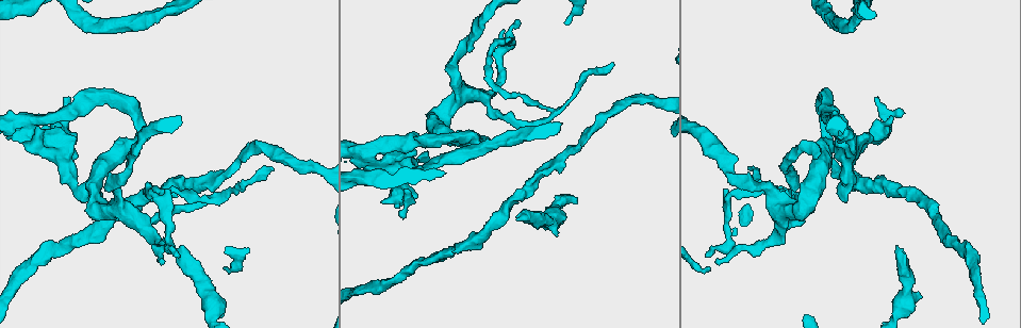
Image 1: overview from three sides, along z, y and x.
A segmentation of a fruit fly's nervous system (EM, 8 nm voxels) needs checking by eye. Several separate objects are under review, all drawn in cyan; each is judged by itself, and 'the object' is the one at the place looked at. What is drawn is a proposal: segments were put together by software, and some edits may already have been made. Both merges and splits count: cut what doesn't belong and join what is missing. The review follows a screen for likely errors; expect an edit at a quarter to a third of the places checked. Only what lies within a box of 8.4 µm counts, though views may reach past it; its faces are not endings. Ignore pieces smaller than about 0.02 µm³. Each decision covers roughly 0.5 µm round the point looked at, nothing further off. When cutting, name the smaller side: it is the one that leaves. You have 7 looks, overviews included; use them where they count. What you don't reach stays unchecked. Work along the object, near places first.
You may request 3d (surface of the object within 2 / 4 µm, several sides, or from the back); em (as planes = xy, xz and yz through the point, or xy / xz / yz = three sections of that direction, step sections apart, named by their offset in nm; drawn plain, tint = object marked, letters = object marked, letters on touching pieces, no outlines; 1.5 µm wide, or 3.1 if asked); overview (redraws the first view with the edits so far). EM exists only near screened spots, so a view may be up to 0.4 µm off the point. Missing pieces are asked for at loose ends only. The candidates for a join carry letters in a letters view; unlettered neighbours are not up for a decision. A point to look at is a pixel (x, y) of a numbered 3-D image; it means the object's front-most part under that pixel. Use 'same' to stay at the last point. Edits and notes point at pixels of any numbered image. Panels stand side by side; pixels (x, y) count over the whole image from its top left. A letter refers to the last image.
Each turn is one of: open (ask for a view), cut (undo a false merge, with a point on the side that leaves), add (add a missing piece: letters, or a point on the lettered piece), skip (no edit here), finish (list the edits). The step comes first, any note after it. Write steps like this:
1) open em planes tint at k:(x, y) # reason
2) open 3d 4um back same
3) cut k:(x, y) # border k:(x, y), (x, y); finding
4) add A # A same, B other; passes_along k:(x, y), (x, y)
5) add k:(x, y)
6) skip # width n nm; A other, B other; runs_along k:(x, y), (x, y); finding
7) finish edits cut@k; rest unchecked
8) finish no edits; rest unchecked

open em planes plain at 1:(732, 195) # sharp bend

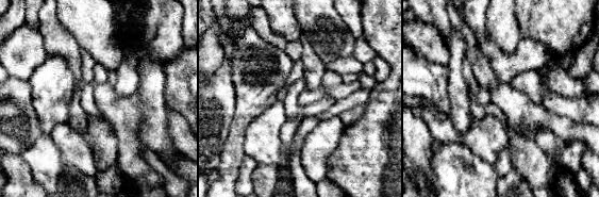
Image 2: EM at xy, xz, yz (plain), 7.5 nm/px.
open em planes tint same # with the object marked

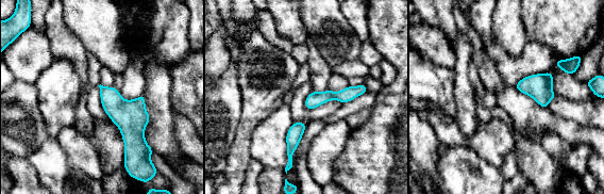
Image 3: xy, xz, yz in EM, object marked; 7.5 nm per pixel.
open em planes letters same

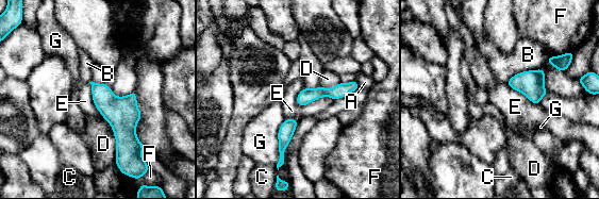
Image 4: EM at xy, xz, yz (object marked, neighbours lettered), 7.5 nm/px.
skip # A other, B other, C other, D other, E other, F other, G other; runs_along 4:(355, 85), (299, 101); one neuron here

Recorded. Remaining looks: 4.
open em xy step 4 letters at 1:(613, 62)

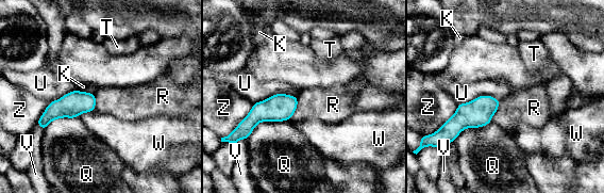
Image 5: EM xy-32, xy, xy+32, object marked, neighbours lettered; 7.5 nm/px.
open em xz step 4 letters same # cut it another way

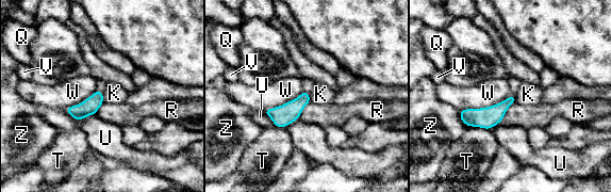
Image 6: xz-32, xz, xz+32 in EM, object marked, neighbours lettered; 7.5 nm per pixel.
skip # width 80 nm; K other, Q other, R other, T other, U other, V other, W other, Z other; border 6:(103, 92), (102, 101); none of them fits

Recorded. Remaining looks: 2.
open 3d 4um at 1:(214, 199) # a fork

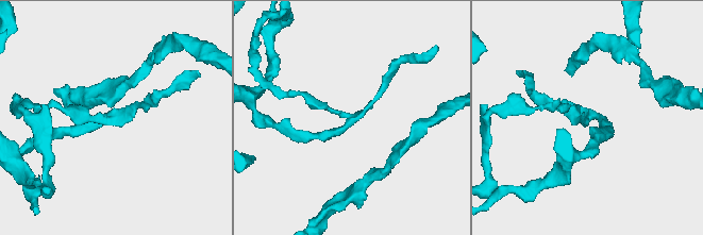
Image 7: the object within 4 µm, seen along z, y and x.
open em planes letters at 7:(592, 115) # need the tissue

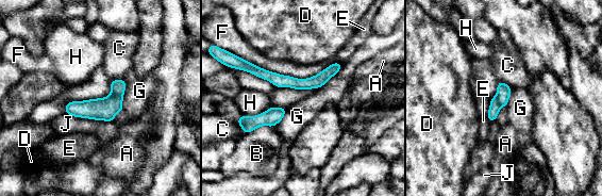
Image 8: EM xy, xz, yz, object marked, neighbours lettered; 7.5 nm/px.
skip # longest_contact F 750 nm; A other, B other, C other, D other, E other, F other, G other, H other, J other; continuous, no second neuron

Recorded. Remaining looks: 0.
finish no edits; rest unchecked

